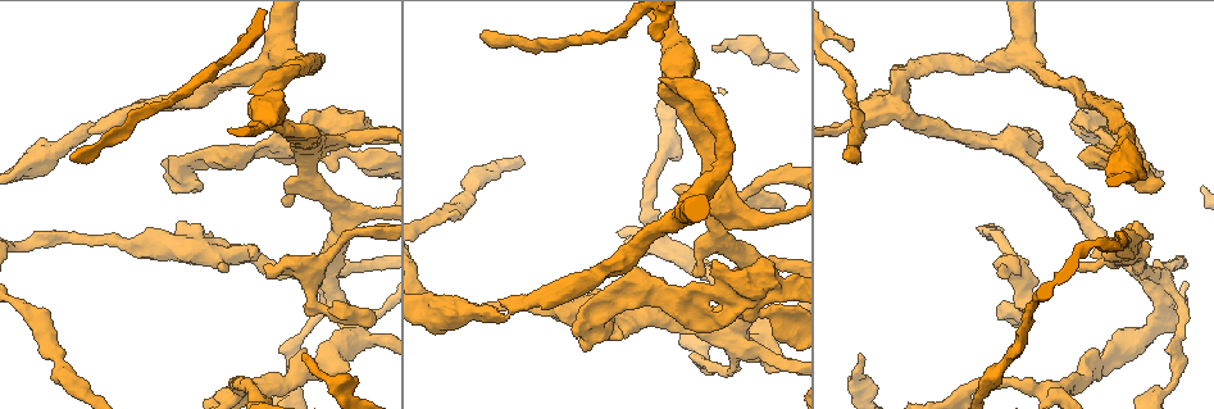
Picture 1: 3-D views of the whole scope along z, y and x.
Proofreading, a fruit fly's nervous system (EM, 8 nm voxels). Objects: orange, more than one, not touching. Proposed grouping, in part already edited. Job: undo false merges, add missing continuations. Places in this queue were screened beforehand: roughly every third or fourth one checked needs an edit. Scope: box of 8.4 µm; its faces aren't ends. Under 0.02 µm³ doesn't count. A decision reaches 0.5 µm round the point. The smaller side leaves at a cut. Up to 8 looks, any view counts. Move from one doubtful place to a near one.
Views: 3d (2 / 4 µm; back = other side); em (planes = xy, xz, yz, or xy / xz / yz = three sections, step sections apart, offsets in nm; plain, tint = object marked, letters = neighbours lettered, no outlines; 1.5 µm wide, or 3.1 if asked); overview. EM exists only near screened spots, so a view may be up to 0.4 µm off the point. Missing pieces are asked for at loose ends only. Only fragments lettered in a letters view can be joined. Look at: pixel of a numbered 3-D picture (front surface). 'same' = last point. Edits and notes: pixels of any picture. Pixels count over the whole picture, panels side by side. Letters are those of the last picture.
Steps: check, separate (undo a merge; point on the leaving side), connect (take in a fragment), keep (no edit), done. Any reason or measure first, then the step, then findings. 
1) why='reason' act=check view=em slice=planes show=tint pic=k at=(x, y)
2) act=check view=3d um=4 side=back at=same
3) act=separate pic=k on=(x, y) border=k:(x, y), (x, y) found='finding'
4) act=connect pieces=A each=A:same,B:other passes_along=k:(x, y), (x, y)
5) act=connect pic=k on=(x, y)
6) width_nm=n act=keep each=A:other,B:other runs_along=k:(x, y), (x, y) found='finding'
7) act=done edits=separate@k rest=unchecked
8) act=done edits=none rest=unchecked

act=check view=3d um=2 pic=1 at=(363, 159)

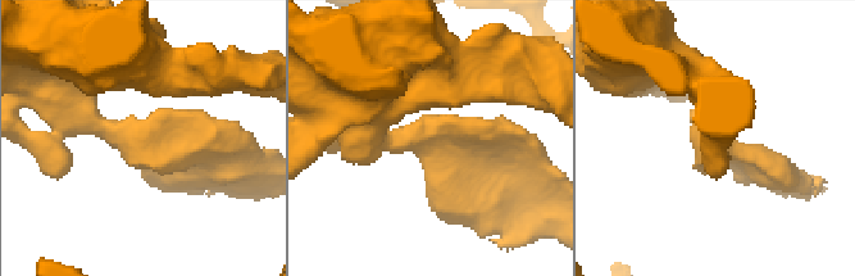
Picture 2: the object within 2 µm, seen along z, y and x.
why='need the tissue' act=check view=em slice=yz step=8 show=letters pic=2 at=(425, 143)

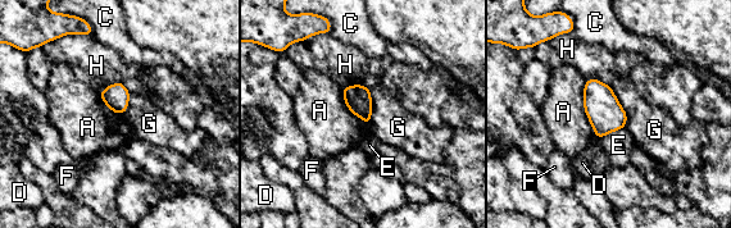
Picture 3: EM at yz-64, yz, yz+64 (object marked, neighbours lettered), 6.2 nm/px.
width_nm=170 longest_contact=A:360nm act=separate pic=3 on=(350, 92) each=A:other,C:other,D:other,E:other,F:other,G:other,H:other found='two neurons meet here'

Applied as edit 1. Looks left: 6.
why='calibre changes' act=check view=3d um=2 pic=1 at=(1120, 141)

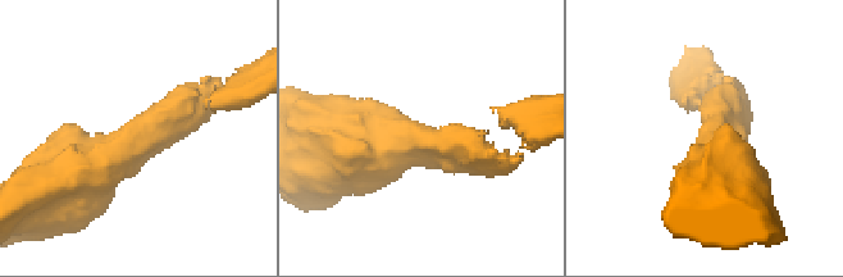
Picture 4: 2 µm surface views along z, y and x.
arm_widths_nm=170,460 why='now the EM' act=check view=em slice=planes show=tint pic=4 at=(139, 142)

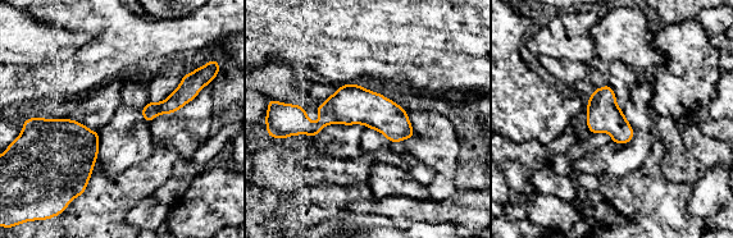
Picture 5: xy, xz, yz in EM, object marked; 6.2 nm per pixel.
why='see the neighbours' act=check view=em slice=planes show=letters at=same

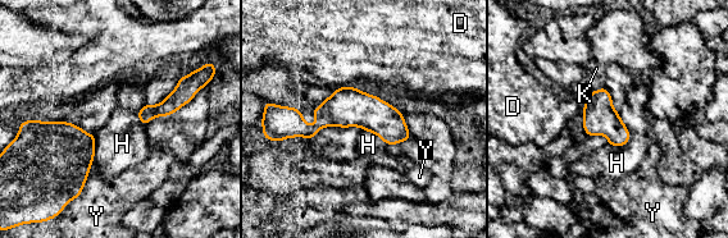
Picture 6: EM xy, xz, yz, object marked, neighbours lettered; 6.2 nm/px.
width_nm=220 act=keep each=D:other,H:other,K:other,Y:other border=6:(618, 113), (629, 140), (614, 147) found='all the same neuron'

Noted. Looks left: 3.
why='long arm stops here' act=check view=3d um=4 pic=1 at=(844, 159)

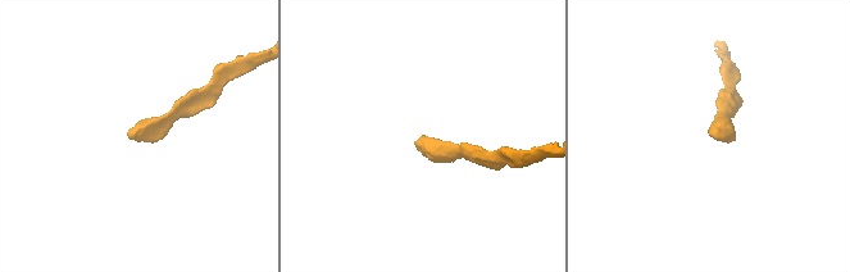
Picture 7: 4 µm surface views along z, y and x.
why='now the EM' act=check view=em slice=planes show=letters pic=7 at=(715, 137)

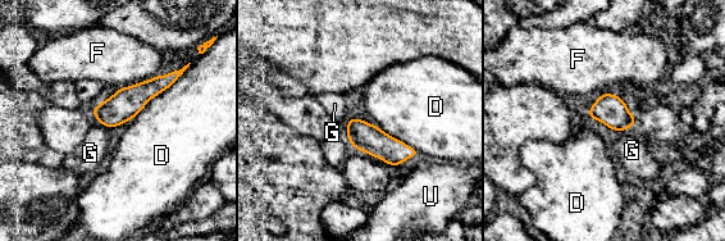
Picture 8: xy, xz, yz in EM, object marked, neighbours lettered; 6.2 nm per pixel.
longest_contact=D:480nm act=keep each=D:other,F:other,G:other,U:other border=8:(347, 118), (347, 132), (345, 135) found='none of them fits'

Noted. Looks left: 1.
act=done edits=separate@3 rest=unchecked

